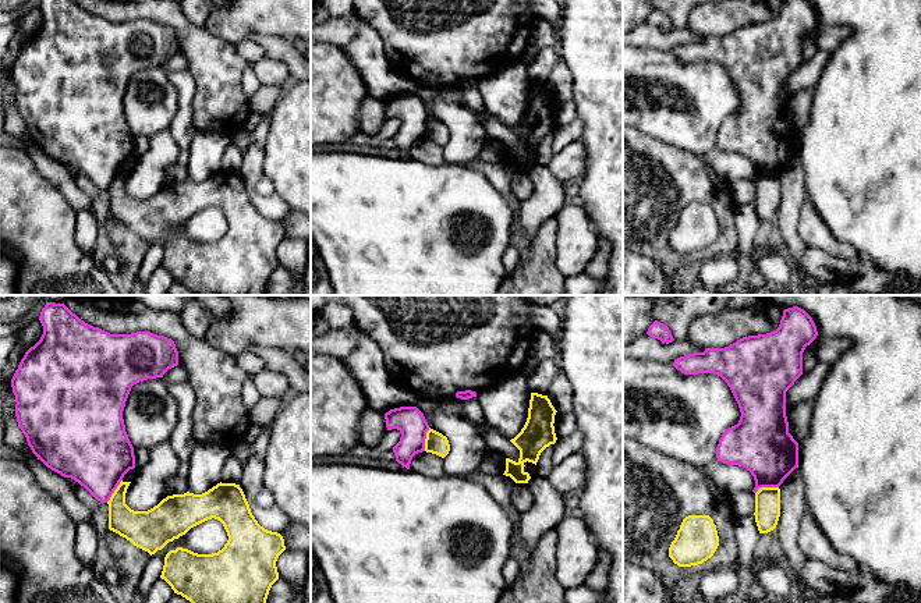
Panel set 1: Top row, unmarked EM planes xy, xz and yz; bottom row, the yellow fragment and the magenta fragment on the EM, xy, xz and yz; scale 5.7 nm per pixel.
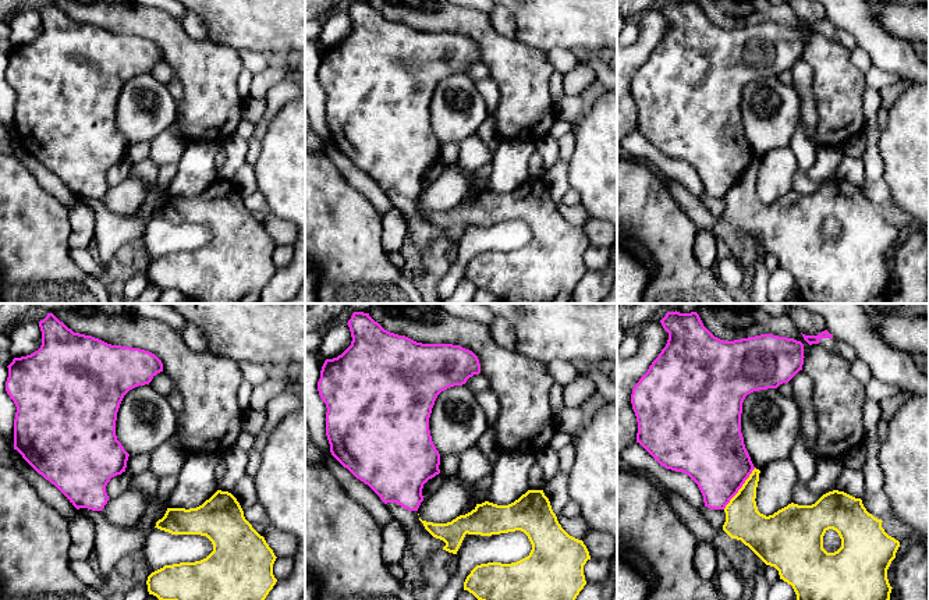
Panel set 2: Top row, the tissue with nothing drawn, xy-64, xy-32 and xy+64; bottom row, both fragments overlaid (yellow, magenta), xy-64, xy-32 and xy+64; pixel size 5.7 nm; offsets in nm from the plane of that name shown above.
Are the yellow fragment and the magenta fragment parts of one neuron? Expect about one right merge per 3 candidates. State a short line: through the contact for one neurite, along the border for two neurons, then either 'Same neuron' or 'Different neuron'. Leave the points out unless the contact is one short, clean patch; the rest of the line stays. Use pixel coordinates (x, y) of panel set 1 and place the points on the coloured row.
Line: yz (778, 486), (762, 486), (755, 493). Different neuron

